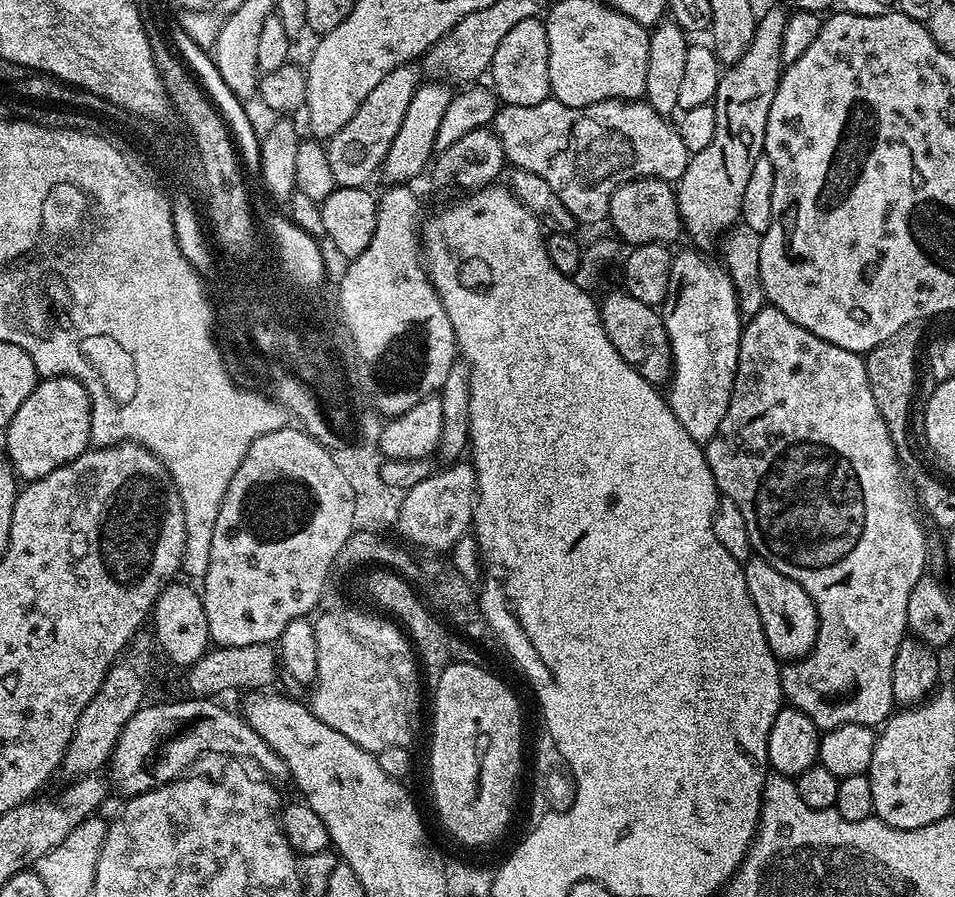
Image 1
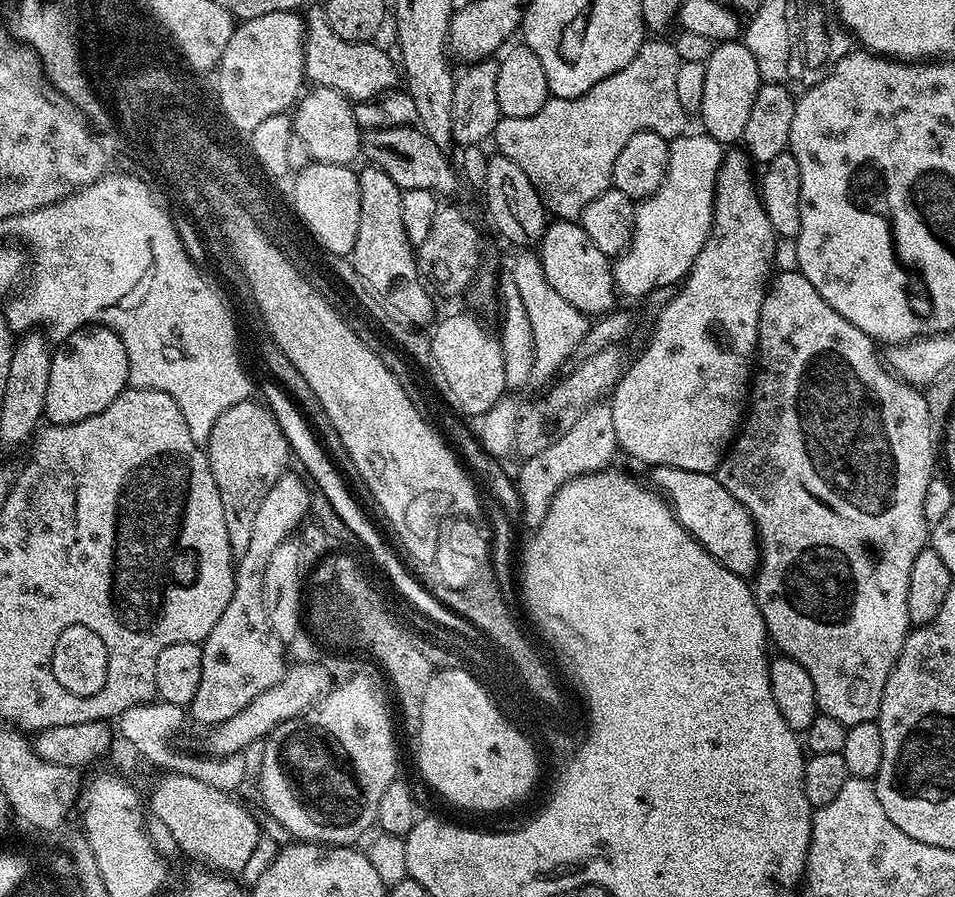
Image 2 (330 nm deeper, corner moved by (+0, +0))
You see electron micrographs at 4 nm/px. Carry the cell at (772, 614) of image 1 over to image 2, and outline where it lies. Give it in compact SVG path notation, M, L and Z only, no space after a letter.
M677 468L651 469L650 484L669 504L678 522L694 539L711 554L718 563L726 566L735 576L752 578L760 566L760 537L756 535L756 524L752 515L718 482L711 472L678 470Z

